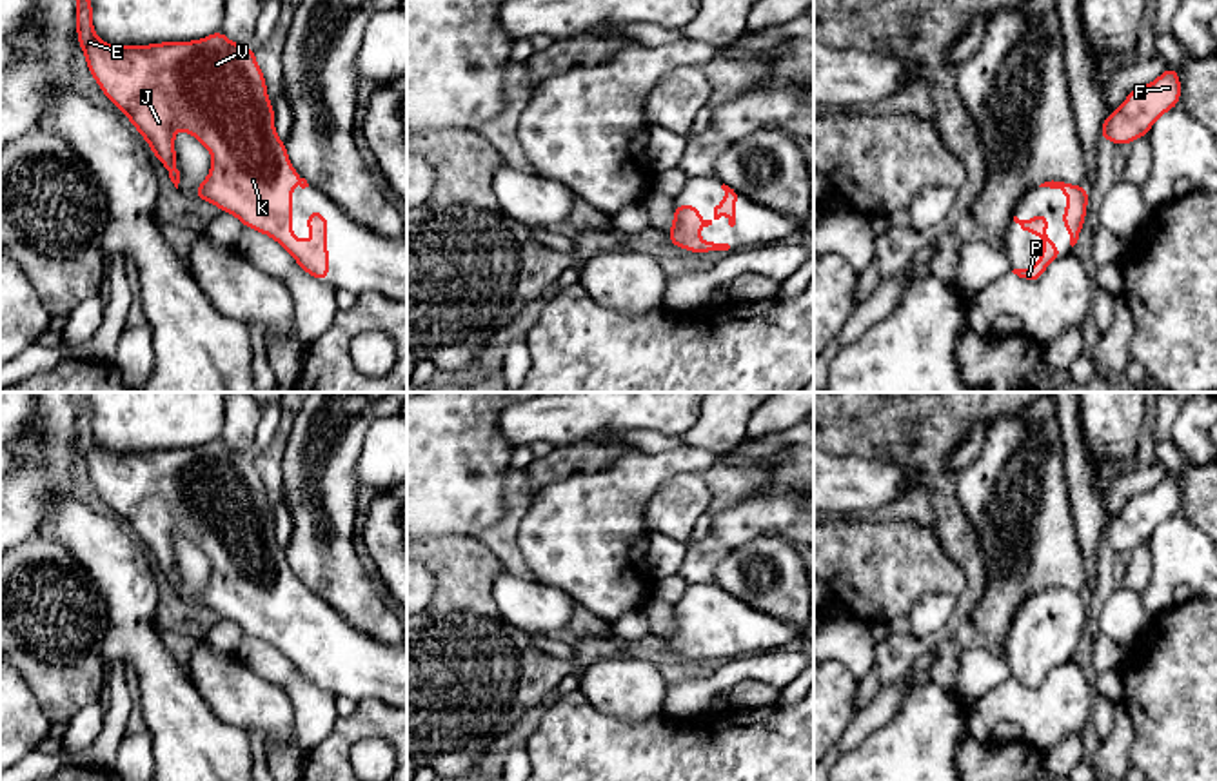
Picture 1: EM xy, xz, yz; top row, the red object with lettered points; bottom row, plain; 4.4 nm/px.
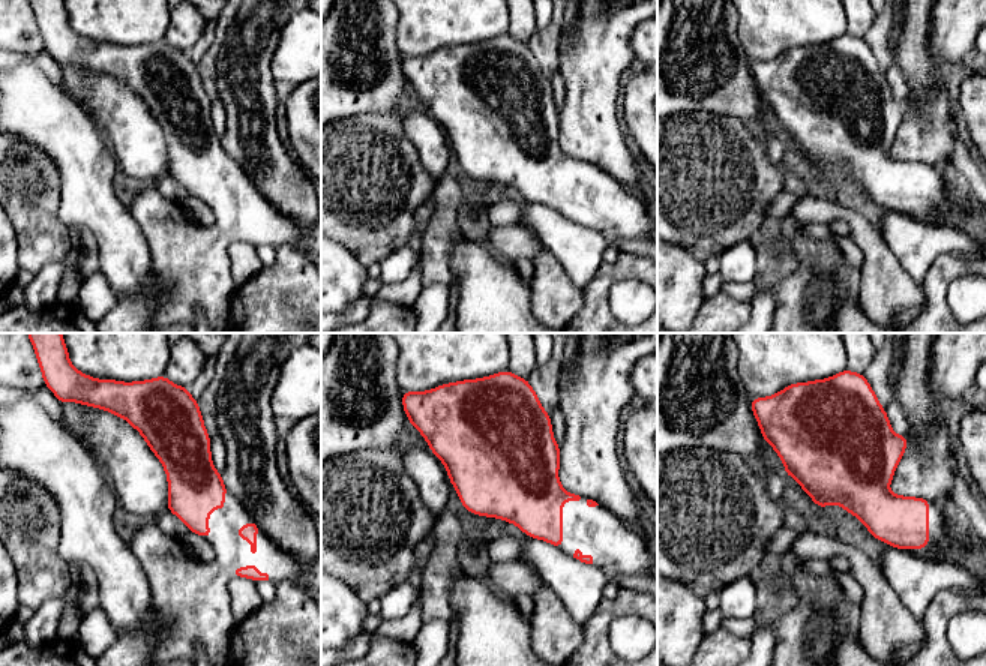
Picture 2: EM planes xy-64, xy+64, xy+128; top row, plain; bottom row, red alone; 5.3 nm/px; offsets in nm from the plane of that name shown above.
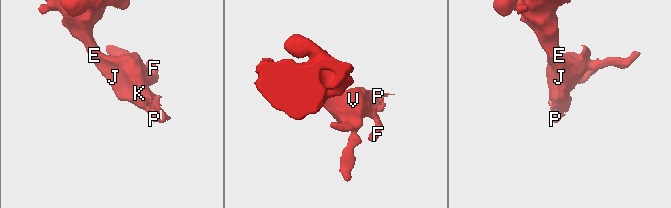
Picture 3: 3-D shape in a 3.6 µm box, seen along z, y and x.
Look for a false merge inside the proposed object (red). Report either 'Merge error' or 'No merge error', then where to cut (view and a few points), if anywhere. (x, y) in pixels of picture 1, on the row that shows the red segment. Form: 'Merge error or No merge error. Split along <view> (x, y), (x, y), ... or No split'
No merge error. No split

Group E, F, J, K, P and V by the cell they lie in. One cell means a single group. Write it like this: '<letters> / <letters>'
E F J K P V

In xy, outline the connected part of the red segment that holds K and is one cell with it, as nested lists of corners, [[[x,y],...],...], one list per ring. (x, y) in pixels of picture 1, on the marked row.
[[[76,0],[76,35],[87,69],[102,93],[145,138],[174,187],[180,183],[174,133],[189,133],[213,156],[207,178],[194,198],[211,202],[236,216],[243,227],[276,240],[307,274],[329,282],[329,220],[320,211],[307,213],[307,238],[292,238],[292,185],[309,187],[276,136],[274,109],[267,96],[265,76],[251,45],[231,42],[222,31],[202,40],[162,42],[149,45],[111,45],[93,29],[91,0]]]

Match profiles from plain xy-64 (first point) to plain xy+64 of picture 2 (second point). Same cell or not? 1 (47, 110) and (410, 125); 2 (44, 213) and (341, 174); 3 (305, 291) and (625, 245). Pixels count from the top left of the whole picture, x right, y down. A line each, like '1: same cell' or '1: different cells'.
1: same cell
2: same cell
3: different cells

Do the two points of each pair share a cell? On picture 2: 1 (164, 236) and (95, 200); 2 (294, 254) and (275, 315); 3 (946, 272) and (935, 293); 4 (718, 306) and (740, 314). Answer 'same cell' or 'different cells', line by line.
1: different cells
2: same cell
3: same cell
4: same cell

